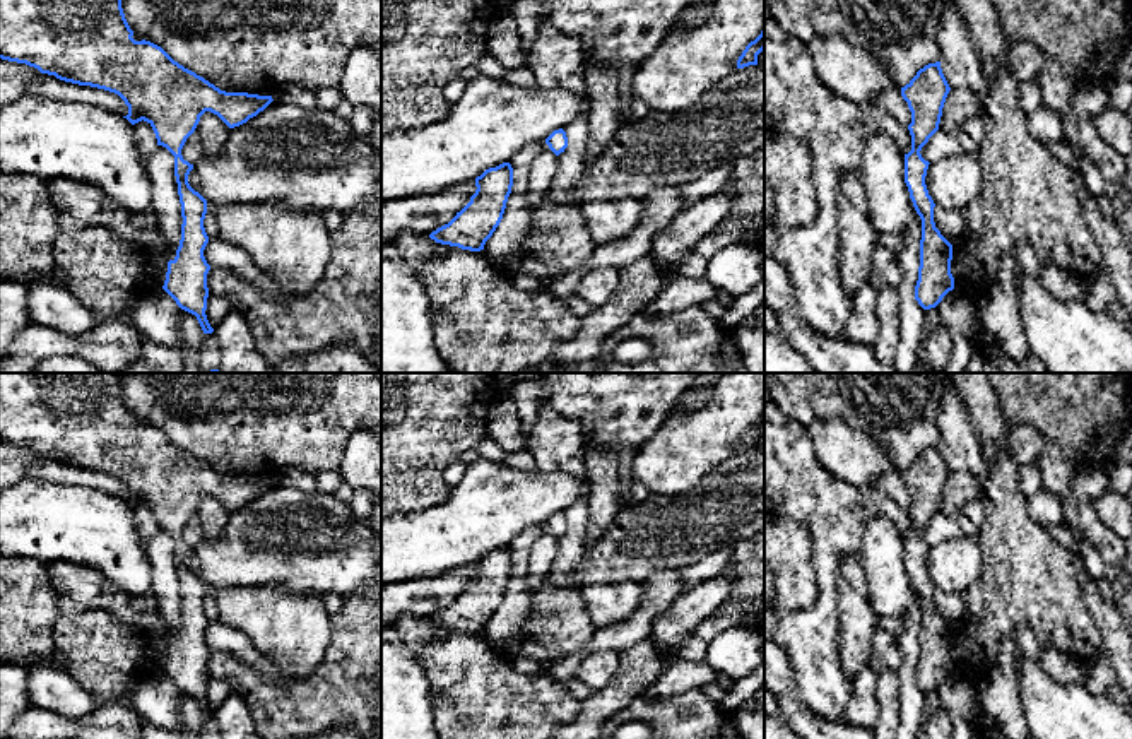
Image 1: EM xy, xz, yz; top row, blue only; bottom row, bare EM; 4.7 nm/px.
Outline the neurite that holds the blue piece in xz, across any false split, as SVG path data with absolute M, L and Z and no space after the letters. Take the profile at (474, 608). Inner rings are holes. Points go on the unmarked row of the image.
M503 546L475 561L475 576L445 609L429 618L441 628L481 635L499 609L513 570L513 551Z

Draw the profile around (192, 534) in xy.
M195 515L186 522L181 539L190 547L195 547L203 539L202 525Z

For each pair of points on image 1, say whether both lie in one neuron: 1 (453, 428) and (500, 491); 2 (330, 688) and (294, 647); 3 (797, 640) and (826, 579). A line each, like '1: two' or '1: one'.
1: two
2: two
3: one

